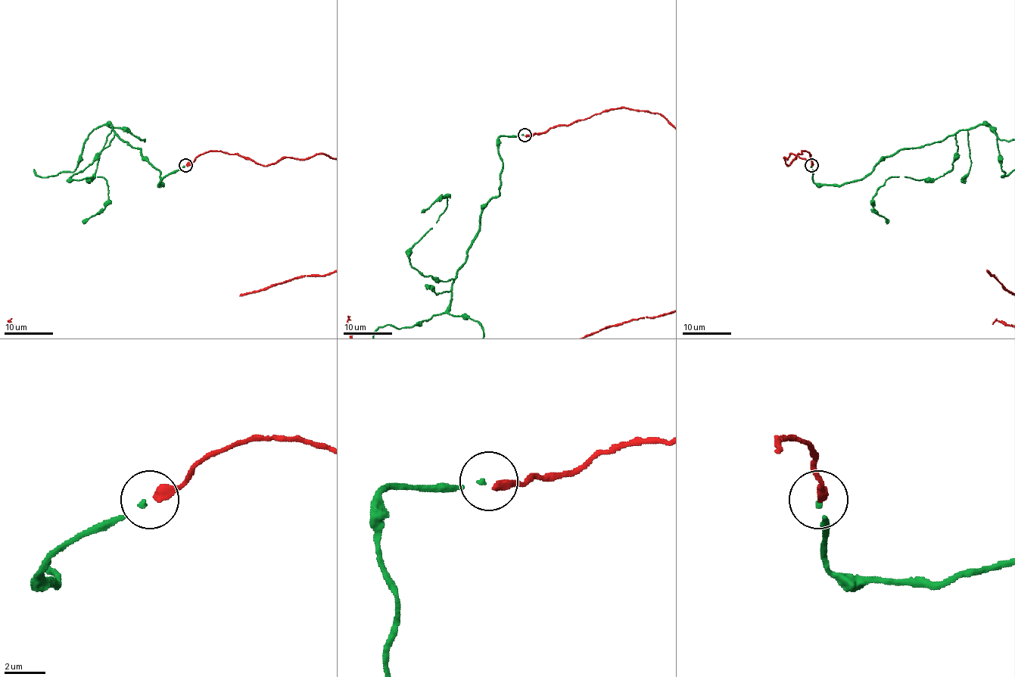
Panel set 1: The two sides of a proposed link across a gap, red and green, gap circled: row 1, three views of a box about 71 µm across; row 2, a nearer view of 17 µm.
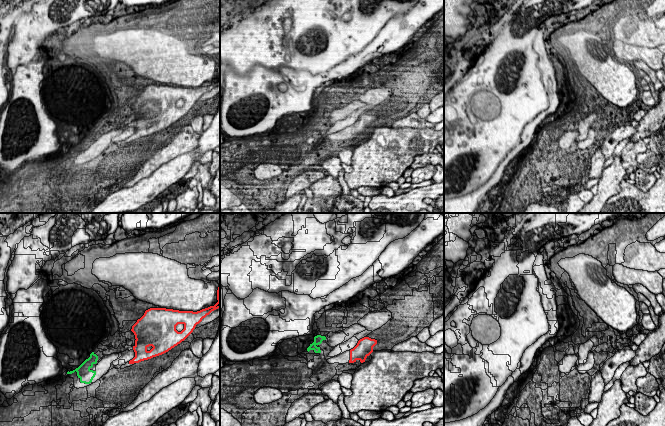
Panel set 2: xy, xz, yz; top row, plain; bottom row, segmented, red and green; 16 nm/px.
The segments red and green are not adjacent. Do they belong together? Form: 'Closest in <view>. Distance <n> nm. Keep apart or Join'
Closest in xz. Distance 440 nm. Keep apart

